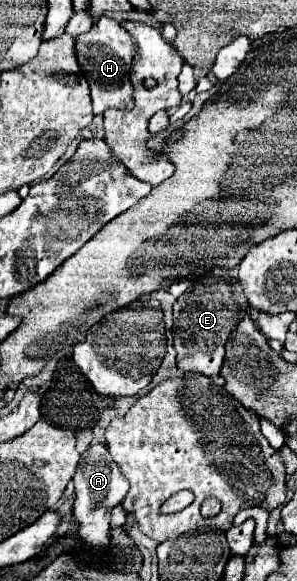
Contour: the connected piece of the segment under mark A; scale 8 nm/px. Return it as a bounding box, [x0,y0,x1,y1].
[72,444,128,550]

